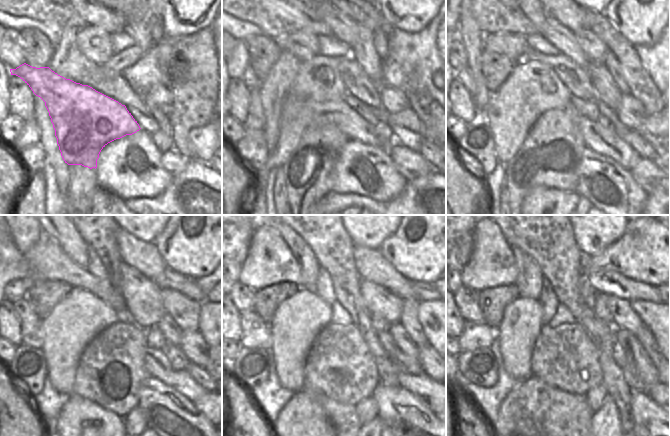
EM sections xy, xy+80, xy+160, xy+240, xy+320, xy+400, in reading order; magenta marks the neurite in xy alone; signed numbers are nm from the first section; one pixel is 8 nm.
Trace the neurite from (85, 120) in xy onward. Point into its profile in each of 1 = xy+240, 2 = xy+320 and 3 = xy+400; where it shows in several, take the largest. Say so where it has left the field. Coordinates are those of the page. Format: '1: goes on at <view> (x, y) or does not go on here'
1: goes on at xy+240 (157, 365)
2: goes on at xy+320 (423, 387)
3: goes on at xy+400 (649, 392)

